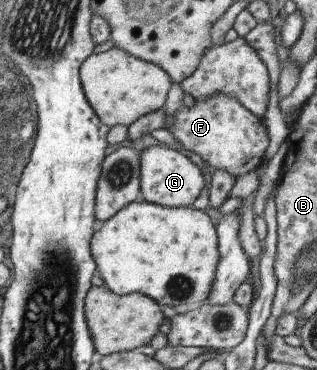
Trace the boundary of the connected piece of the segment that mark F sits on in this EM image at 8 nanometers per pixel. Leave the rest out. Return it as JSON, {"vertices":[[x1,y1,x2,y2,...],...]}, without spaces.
{"vertices":[[223,93,213,95,207,101,193,99,190,107,181,105,166,129,184,150,198,155,211,168,221,169,234,178,255,171,267,149,267,132,262,119]]}

